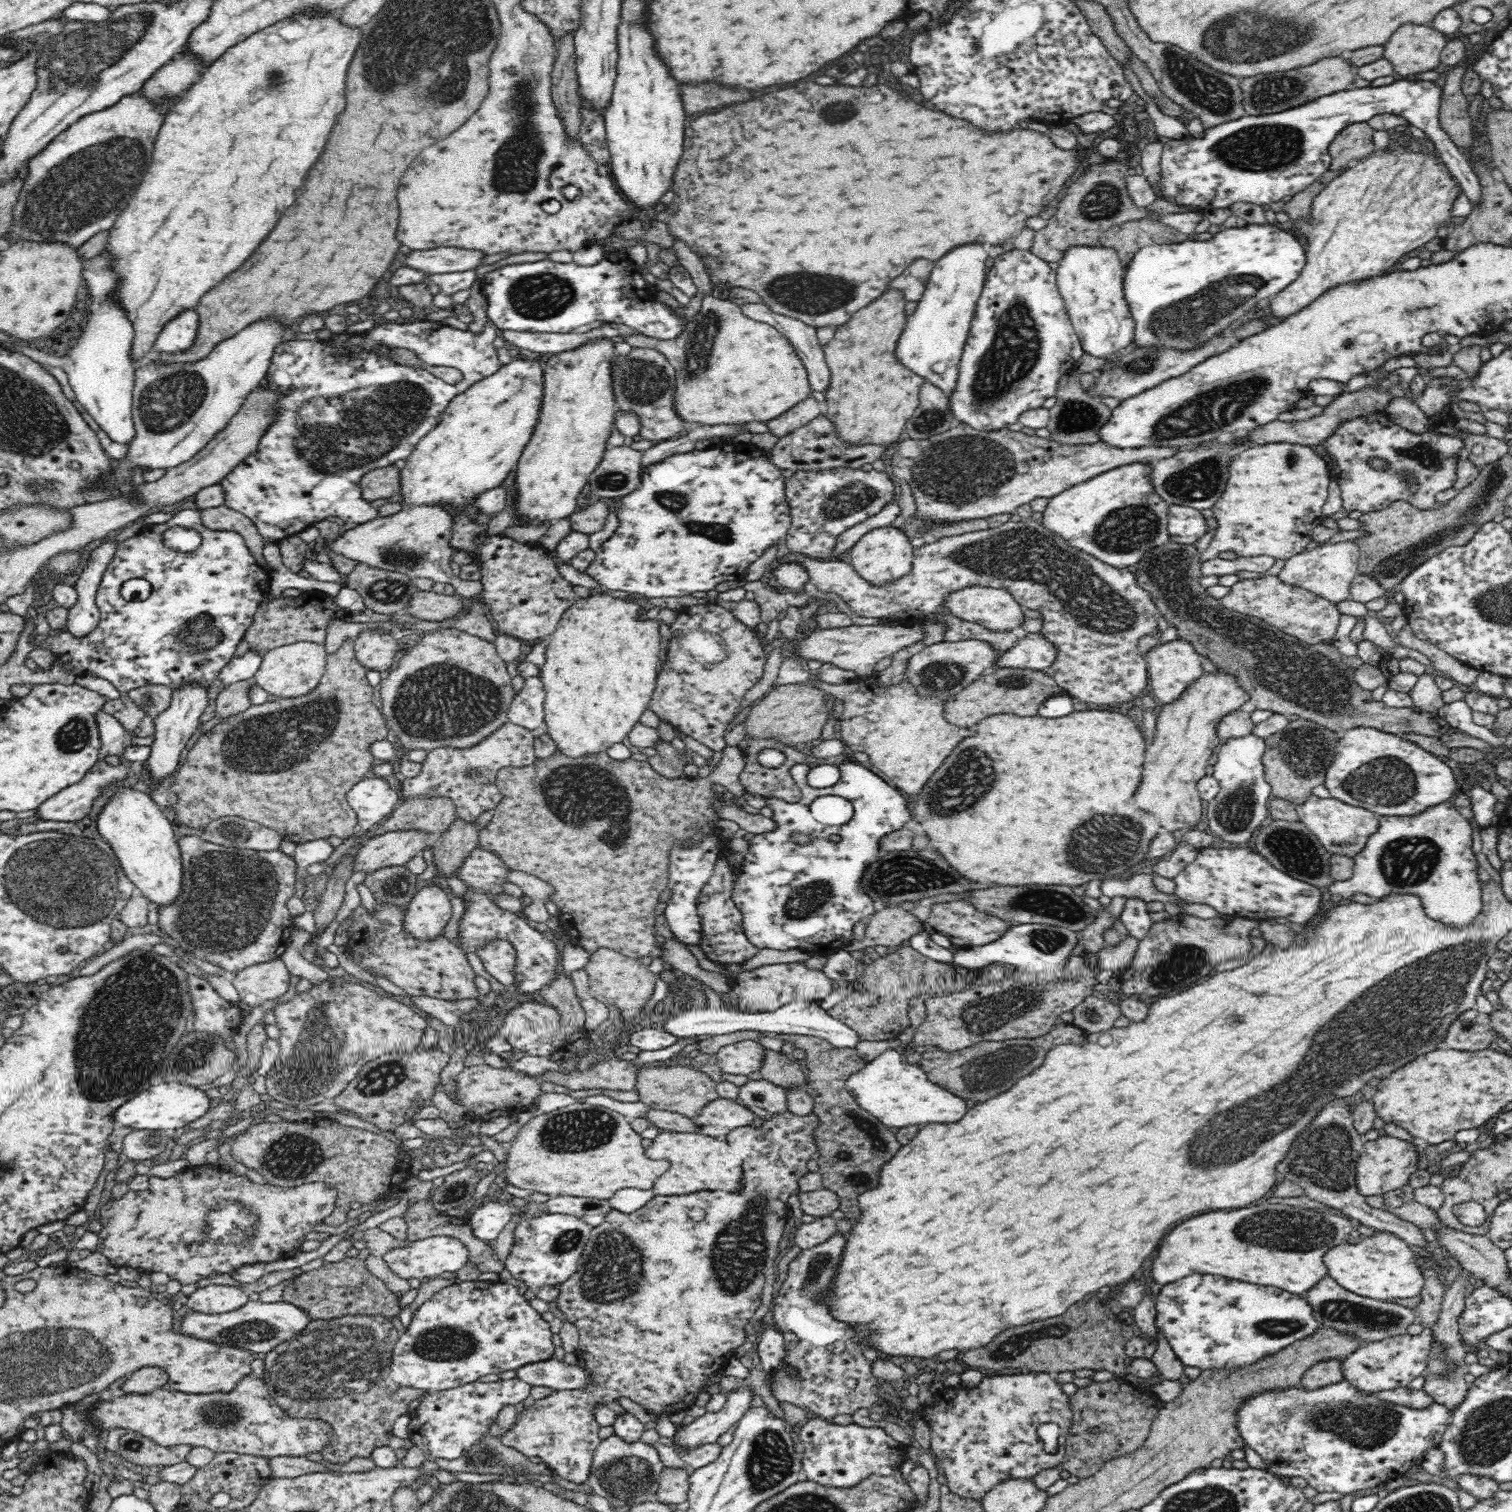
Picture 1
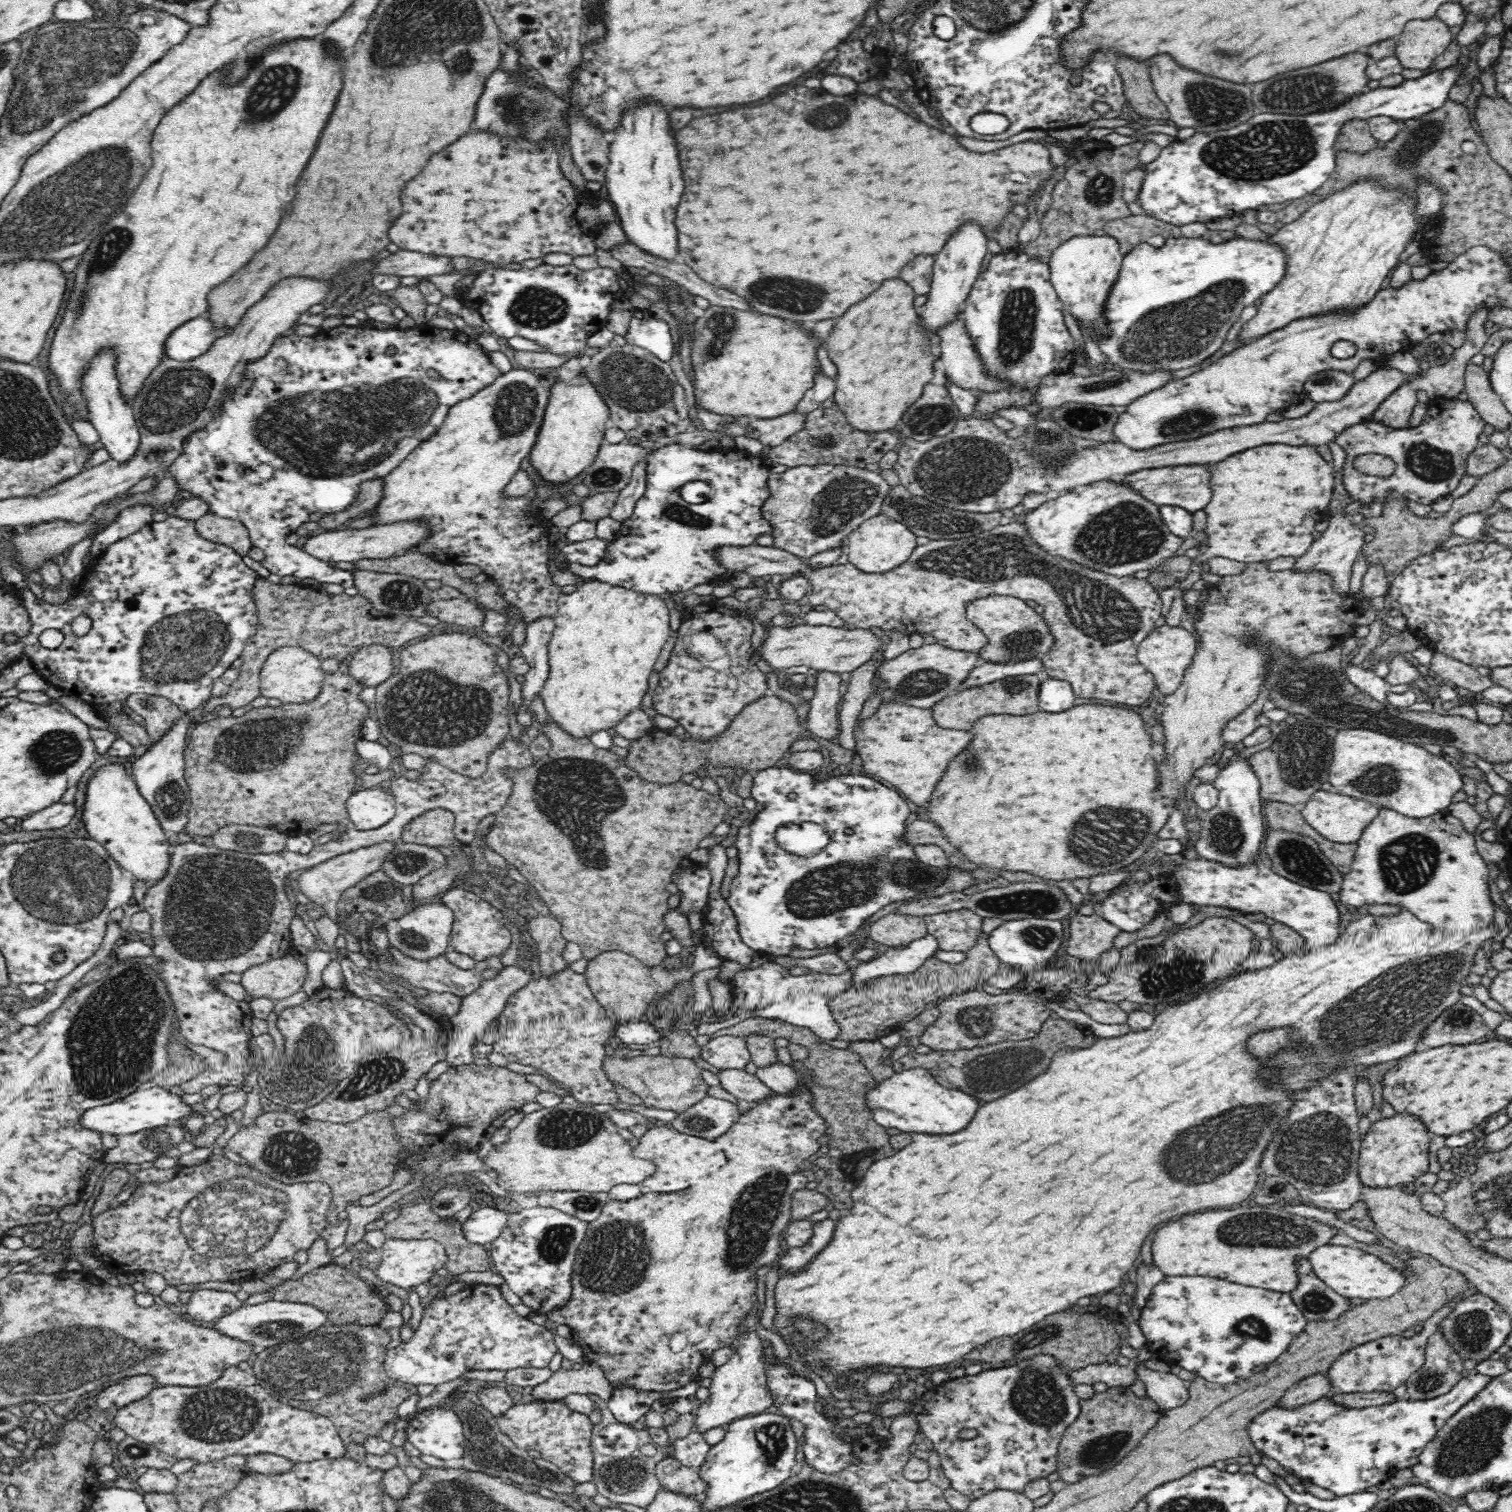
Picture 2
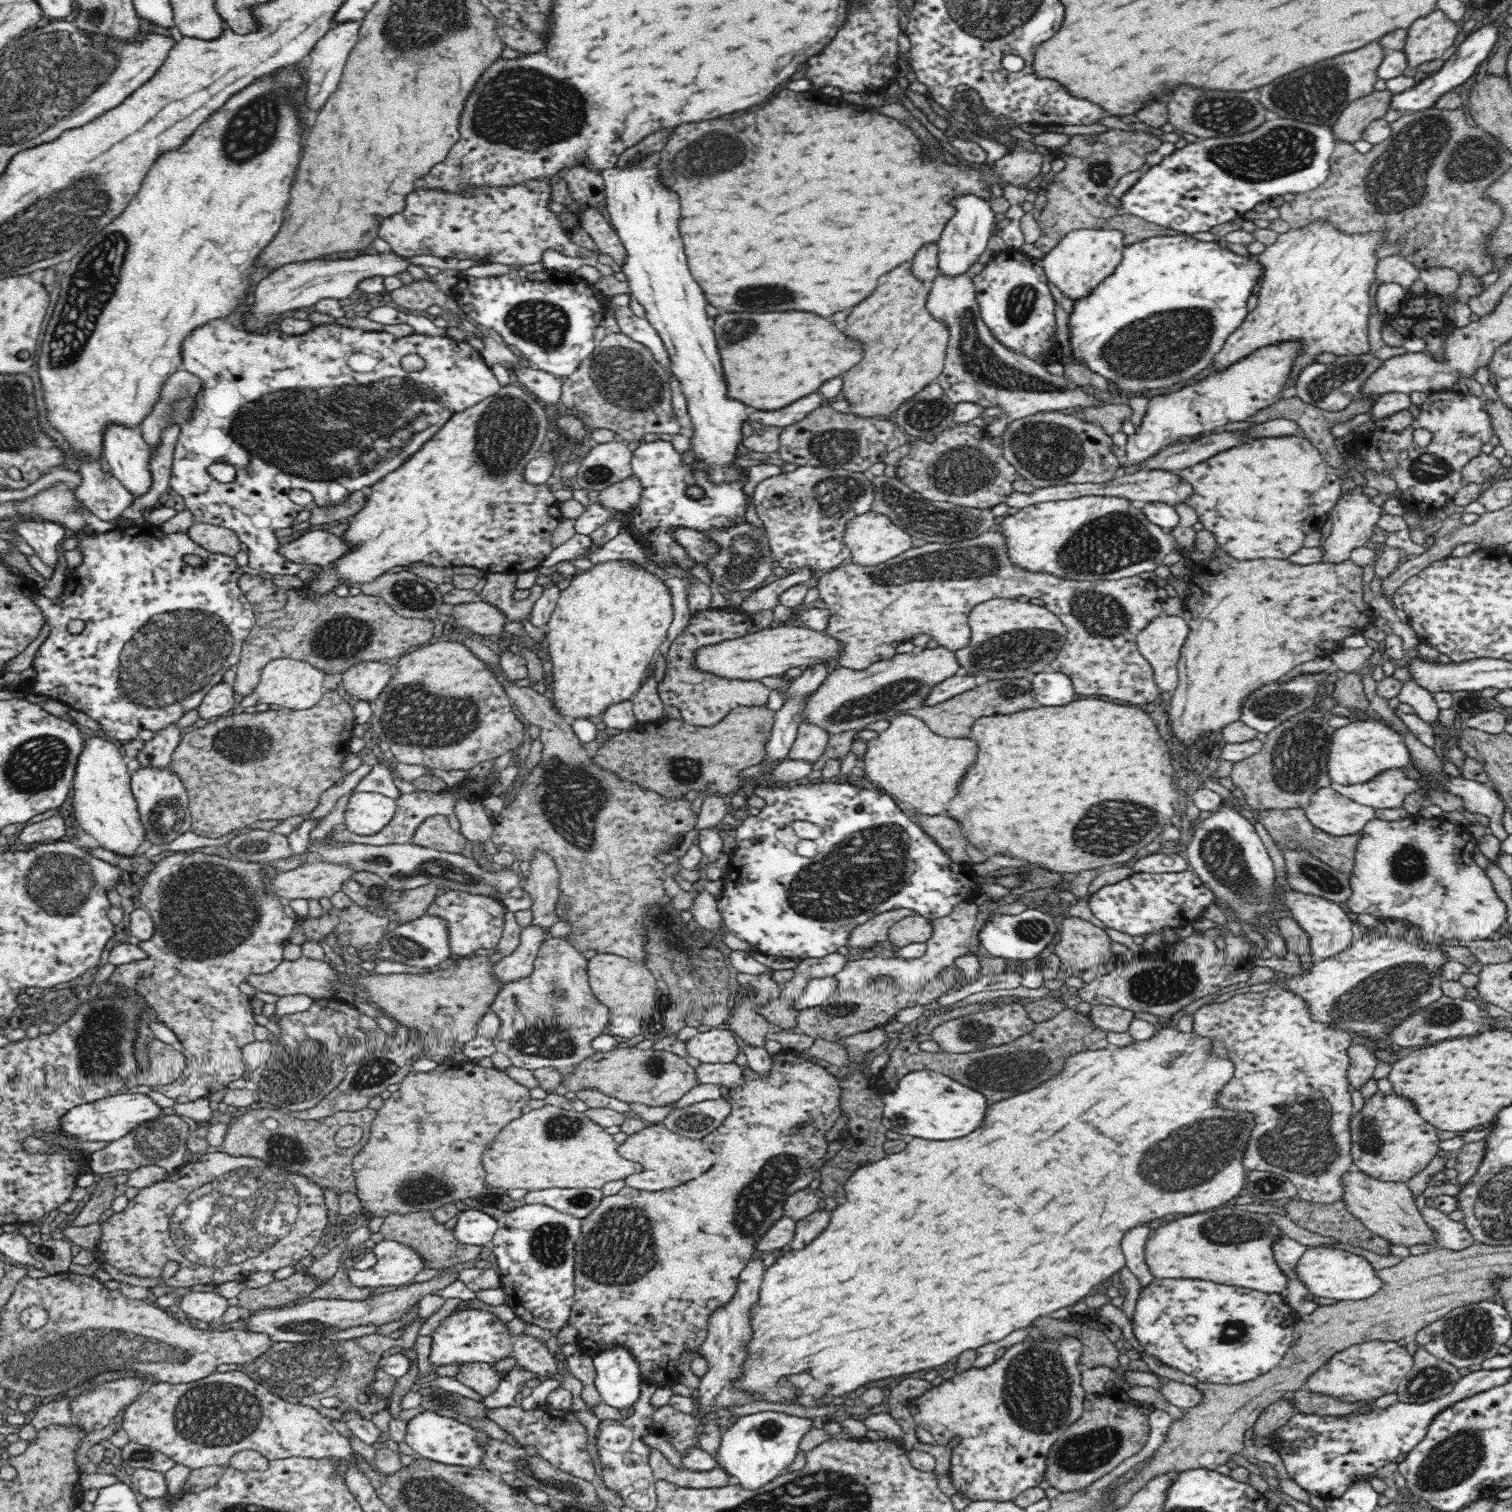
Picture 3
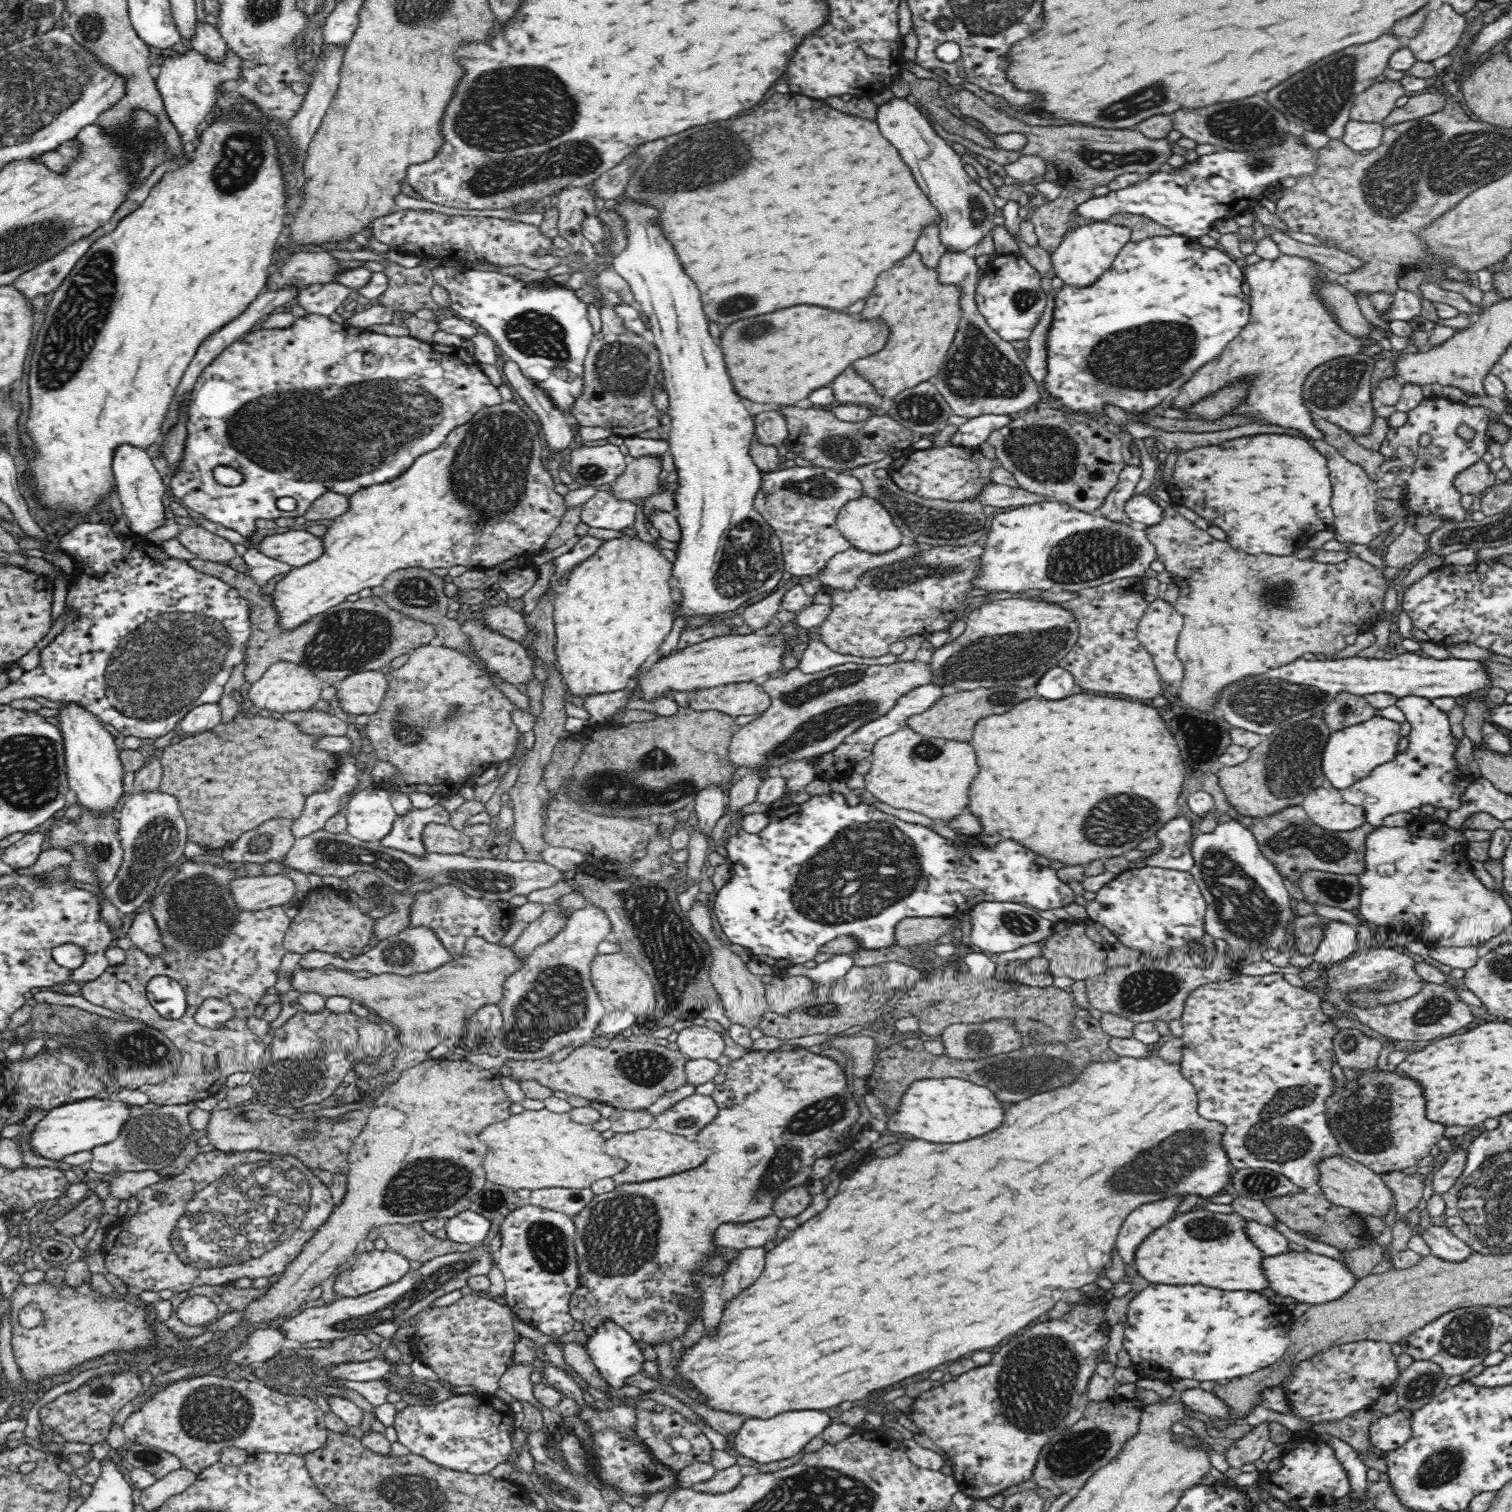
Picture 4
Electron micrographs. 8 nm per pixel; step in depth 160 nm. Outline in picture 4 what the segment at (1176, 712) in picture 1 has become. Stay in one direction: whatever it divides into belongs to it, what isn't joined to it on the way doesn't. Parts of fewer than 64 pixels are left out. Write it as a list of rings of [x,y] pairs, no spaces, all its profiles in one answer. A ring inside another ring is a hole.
[[[1169,505],[1163,508],[1164,518],[1154,524],[1154,526],[1144,526],[1144,533],[1147,534],[1148,541],[1155,547],[1156,559],[1162,564],[1166,571],[1174,575],[1174,582],[1179,587],[1178,597],[1174,602],[1175,609],[1182,615],[1183,626],[1179,632],[1177,642],[1177,655],[1182,661],[1185,668],[1183,676],[1182,689],[1180,690],[1180,700],[1182,706],[1188,708],[1198,708],[1202,712],[1210,712],[1215,710],[1214,700],[1218,698],[1218,692],[1226,686],[1246,678],[1246,676],[1254,676],[1254,674],[1262,674],[1266,670],[1274,668],[1274,666],[1282,666],[1300,658],[1302,656],[1313,657],[1316,654],[1323,654],[1326,658],[1334,658],[1347,644],[1344,638],[1348,634],[1360,634],[1372,630],[1372,627],[1378,623],[1379,612],[1384,611],[1384,596],[1386,591],[1393,584],[1393,580],[1387,579],[1383,570],[1356,557],[1350,557],[1344,562],[1338,564],[1326,564],[1316,561],[1299,560],[1292,555],[1276,556],[1261,553],[1258,555],[1248,554],[1238,549],[1234,549],[1229,542],[1220,542],[1215,540],[1206,530],[1200,529],[1193,521],[1186,519],[1182,514],[1178,513],[1175,505]]]

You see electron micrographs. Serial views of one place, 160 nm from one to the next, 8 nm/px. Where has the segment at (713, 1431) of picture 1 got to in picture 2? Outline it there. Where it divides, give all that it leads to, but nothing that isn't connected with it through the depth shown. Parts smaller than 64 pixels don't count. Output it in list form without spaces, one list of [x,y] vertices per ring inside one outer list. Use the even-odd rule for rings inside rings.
[[[756,1298],[756,1306],[738,1324],[738,1334],[734,1336],[734,1342],[725,1346],[730,1347],[732,1353],[728,1361],[722,1366],[716,1366],[714,1374],[709,1377],[710,1397],[705,1402],[696,1403],[693,1413],[699,1433],[704,1433],[712,1428],[726,1427],[733,1421],[745,1420],[748,1415],[760,1414],[767,1408],[774,1406],[774,1397],[772,1397],[772,1391],[768,1387],[768,1378],[766,1377],[762,1340],[756,1333],[762,1316],[762,1312],[758,1314],[758,1306],[759,1302]]]

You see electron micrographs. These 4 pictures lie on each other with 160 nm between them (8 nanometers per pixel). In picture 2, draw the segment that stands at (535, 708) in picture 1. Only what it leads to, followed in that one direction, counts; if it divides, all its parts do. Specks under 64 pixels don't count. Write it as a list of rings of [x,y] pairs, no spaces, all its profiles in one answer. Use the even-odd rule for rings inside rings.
[[[540,616],[527,624],[526,638],[521,646],[523,657],[528,661],[529,671],[522,682],[523,706],[517,714],[517,721],[524,726],[531,726],[535,715],[528,712],[530,702],[545,686],[549,675],[548,640],[554,632],[552,616]]]

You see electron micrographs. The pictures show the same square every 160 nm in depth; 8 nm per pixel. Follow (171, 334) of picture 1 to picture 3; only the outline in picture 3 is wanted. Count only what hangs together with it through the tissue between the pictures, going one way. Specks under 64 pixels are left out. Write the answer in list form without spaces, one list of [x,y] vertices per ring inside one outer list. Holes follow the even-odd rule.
[[[216,319],[193,330],[193,333],[190,333],[190,336],[183,342],[182,351],[182,368],[185,368],[194,377],[200,379],[200,392],[194,398],[195,410],[191,411],[191,418],[181,425],[180,435],[178,436],[178,442],[176,442],[173,455],[173,469],[171,470],[169,487],[172,487],[173,493],[178,493],[182,496],[186,509],[192,513],[194,522],[221,526],[234,531],[236,537],[248,547],[248,566],[255,568],[258,572],[268,572],[272,575],[296,575],[302,568],[306,569],[305,564],[290,562],[288,559],[278,555],[277,552],[281,545],[278,543],[274,530],[288,528],[288,526],[292,527],[292,522],[294,522],[296,516],[302,510],[308,509],[306,506],[294,503],[288,497],[291,490],[308,490],[312,494],[313,503],[316,506],[334,506],[338,502],[344,502],[344,498],[348,498],[349,493],[360,489],[367,491],[368,488],[371,488],[383,477],[394,472],[394,470],[398,470],[400,464],[392,466],[398,456],[406,456],[408,458],[414,455],[414,452],[406,452],[406,450],[418,450],[416,446],[412,446],[414,436],[420,436],[420,432],[424,432],[430,426],[440,422],[442,412],[450,412],[450,417],[452,418],[454,414],[462,414],[464,410],[478,405],[480,402],[485,401],[485,398],[492,397],[493,394],[496,394],[501,389],[496,376],[492,373],[492,369],[482,360],[480,351],[476,351],[466,341],[452,337],[432,337],[416,333],[396,338],[394,335],[383,330],[364,331],[358,328],[337,325],[336,323],[312,326],[308,331],[299,335],[288,335],[280,331],[280,329],[256,334],[240,331],[225,319]],[[356,352],[362,352],[362,354],[368,354],[372,358],[378,358],[380,362],[370,372],[356,372],[356,370],[350,368],[350,356],[352,354],[356,355]],[[406,354],[418,354],[420,358],[423,358],[425,362],[423,369],[414,372],[404,371],[400,365],[400,360]],[[219,463],[227,463],[234,466],[236,473],[238,473],[234,482],[223,484],[210,477],[208,468],[212,464]]]

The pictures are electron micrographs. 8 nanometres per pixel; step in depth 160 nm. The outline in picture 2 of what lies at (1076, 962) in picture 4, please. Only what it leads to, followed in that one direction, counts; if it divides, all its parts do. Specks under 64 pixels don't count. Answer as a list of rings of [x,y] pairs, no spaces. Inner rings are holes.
[[[1096,914],[1069,918],[1068,946],[1066,953],[1080,959],[1086,967],[1099,961],[1100,956],[1113,948],[1114,938],[1120,930],[1101,920]]]

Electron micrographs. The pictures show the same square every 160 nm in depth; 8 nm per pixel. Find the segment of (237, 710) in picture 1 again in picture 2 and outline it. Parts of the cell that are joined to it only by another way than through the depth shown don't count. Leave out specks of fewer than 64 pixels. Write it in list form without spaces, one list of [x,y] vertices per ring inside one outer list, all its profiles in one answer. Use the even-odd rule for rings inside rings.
[[[258,578],[252,586],[253,599],[259,616],[257,631],[251,636],[241,652],[242,666],[238,668],[238,680],[229,691],[220,698],[212,697],[199,707],[202,715],[210,715],[216,708],[232,706],[232,708],[250,705],[250,702],[260,696],[260,673],[266,659],[275,650],[282,647],[300,647],[307,653],[320,659],[336,658],[344,662],[354,653],[370,645],[398,648],[414,638],[428,636],[434,626],[420,623],[415,617],[402,617],[385,614],[376,610],[369,598],[359,593],[349,596],[346,593],[328,593],[322,586],[302,584],[284,585],[273,583],[266,578]]]

